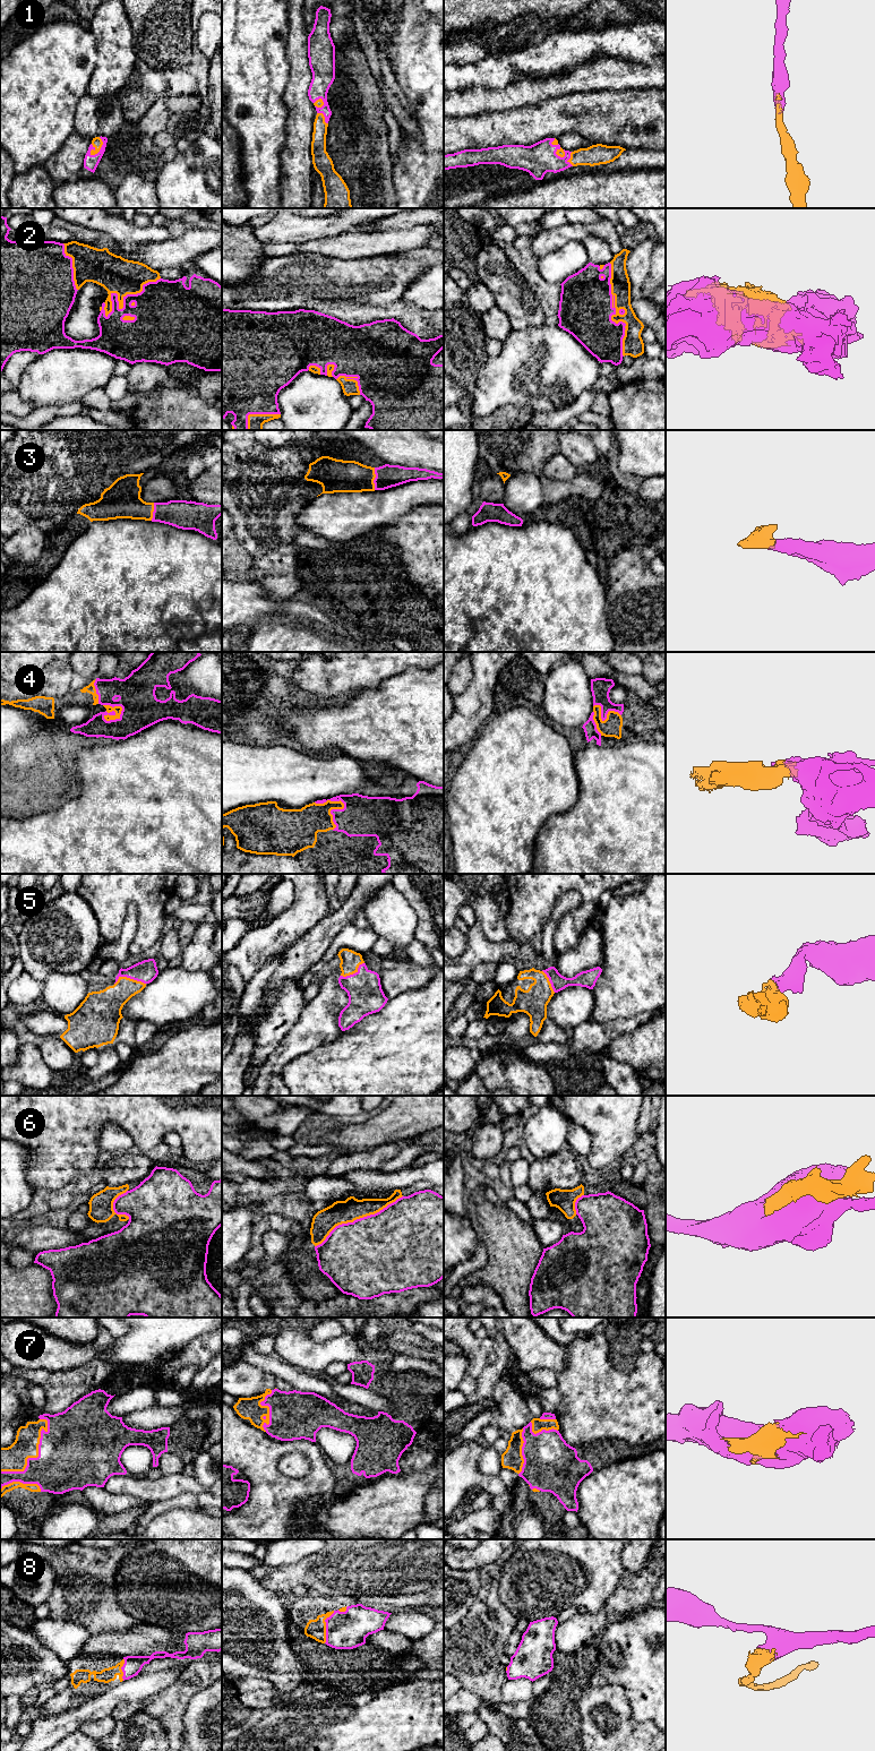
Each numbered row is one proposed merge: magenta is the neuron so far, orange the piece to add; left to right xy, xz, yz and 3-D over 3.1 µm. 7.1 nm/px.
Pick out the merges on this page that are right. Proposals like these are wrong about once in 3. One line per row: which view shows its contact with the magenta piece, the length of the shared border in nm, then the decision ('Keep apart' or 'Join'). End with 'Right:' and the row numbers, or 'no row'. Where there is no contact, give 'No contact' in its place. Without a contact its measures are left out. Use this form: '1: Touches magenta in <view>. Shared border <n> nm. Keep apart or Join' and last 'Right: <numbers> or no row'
1: Touches magenta in xy. Shared border 150 nm. Join
2: Touches magenta in yz. Shared border 650 nm. Keep apart
3: Touches magenta in xz. Shared border 160 nm. Join
4: Touches magenta in xy. Shared border 160 nm. Join
5: Touches magenta in xy. Shared border 220 nm. Join
6: Touches magenta in xz. Shared border 700 nm. Keep apart
7: Touches magenta in xy. Shared border 500 nm. Join
8: Touches magenta in xz. Shared border 240 nm. Join
Right: 1, 3, 4, 5, 7, 8

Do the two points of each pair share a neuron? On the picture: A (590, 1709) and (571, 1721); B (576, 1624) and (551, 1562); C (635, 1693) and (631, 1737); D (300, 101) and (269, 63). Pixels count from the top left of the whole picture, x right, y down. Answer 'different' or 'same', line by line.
A: different
B: different
C: different
D: different

